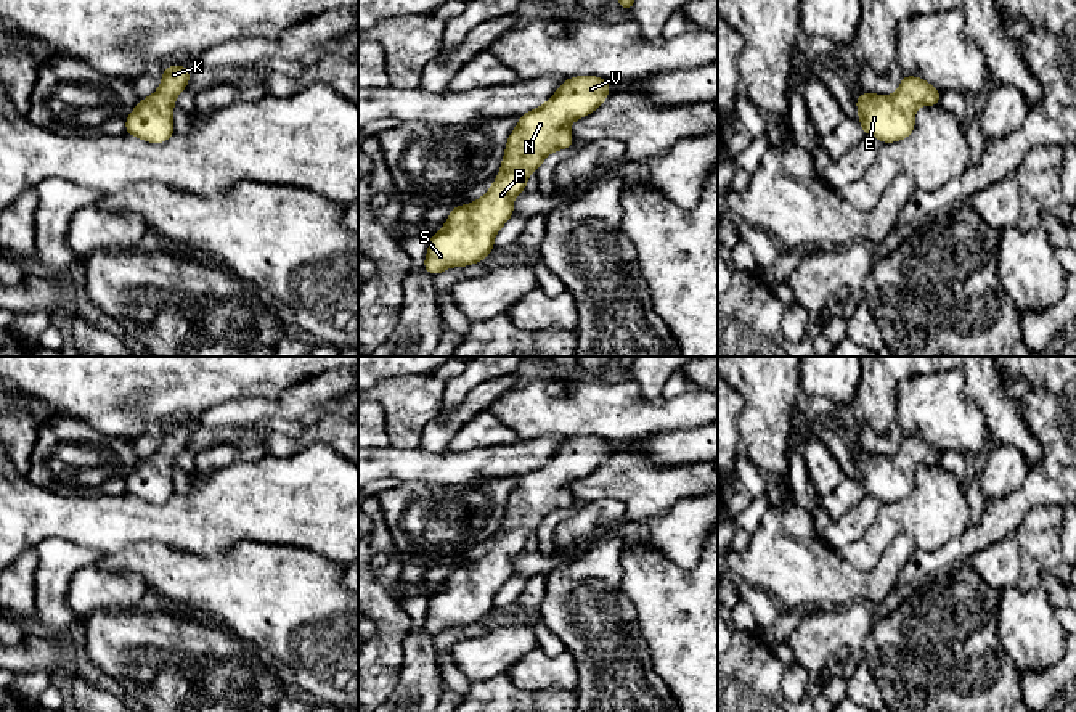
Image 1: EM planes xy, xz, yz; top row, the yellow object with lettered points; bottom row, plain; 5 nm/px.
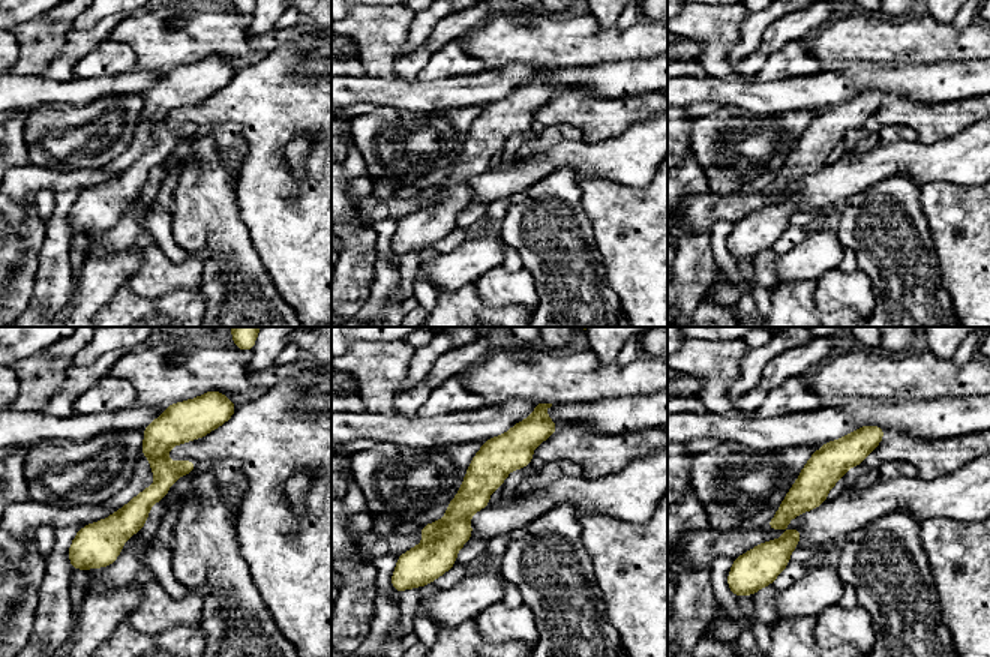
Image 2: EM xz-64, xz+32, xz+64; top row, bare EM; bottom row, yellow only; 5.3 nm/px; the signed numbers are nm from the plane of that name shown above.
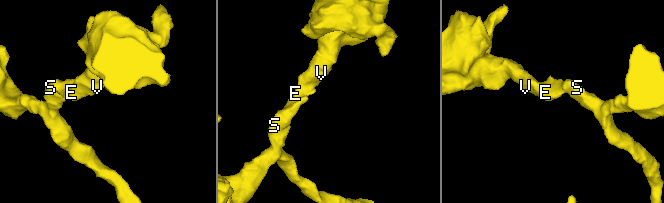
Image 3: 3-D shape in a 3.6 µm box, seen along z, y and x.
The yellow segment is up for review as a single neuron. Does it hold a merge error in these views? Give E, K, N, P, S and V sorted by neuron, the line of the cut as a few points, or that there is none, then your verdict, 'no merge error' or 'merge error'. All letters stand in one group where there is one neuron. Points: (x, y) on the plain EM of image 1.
E K N P S V; no cut; no merge error

